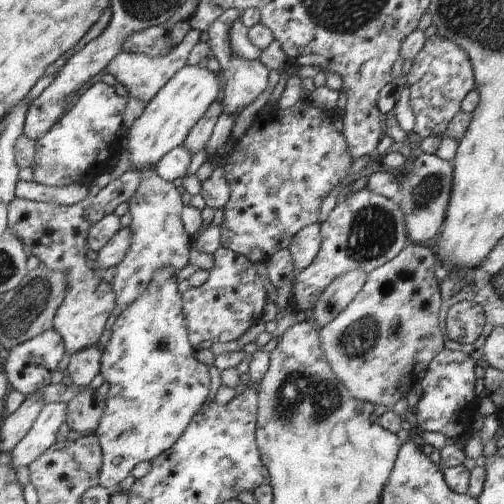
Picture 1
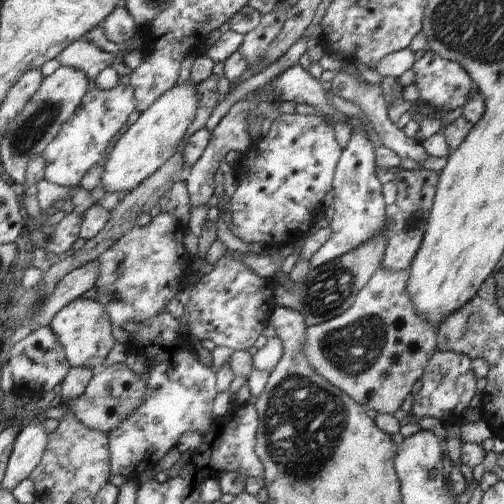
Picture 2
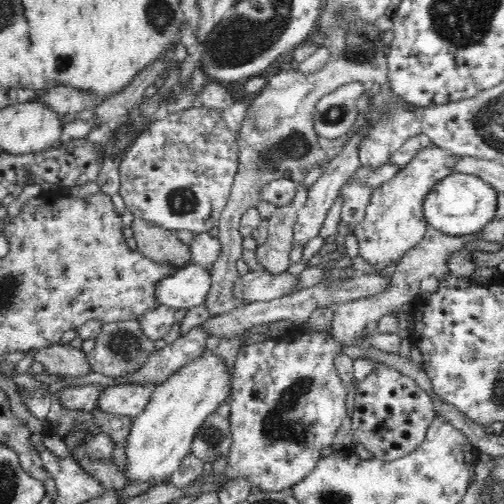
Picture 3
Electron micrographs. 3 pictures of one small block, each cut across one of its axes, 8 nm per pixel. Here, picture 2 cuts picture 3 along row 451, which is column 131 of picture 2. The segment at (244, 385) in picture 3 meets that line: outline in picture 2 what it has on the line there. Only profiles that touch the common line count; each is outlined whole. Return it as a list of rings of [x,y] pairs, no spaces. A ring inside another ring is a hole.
[[[169,214],[157,216],[149,226],[131,230],[113,248],[105,250],[99,262],[99,276],[93,286],[95,300],[101,304],[113,328],[125,330],[129,322],[145,324],[155,316],[167,312],[175,296],[189,286],[193,258],[185,246],[185,228],[181,228]]]

